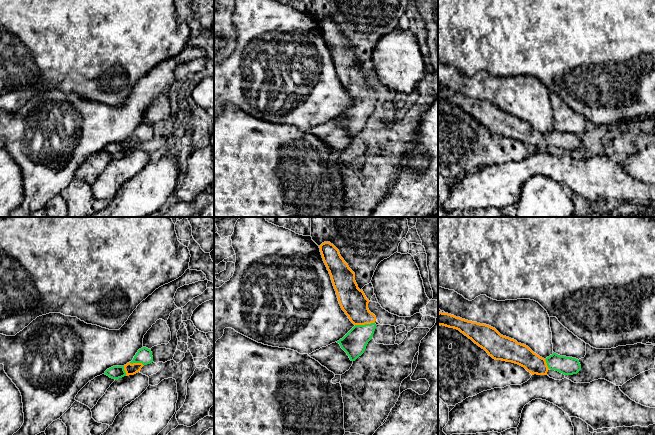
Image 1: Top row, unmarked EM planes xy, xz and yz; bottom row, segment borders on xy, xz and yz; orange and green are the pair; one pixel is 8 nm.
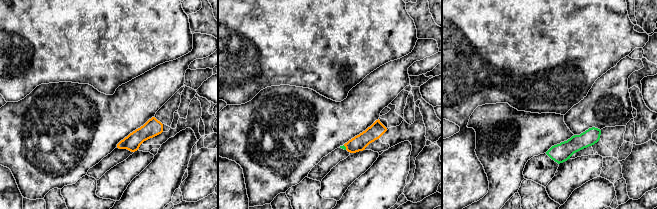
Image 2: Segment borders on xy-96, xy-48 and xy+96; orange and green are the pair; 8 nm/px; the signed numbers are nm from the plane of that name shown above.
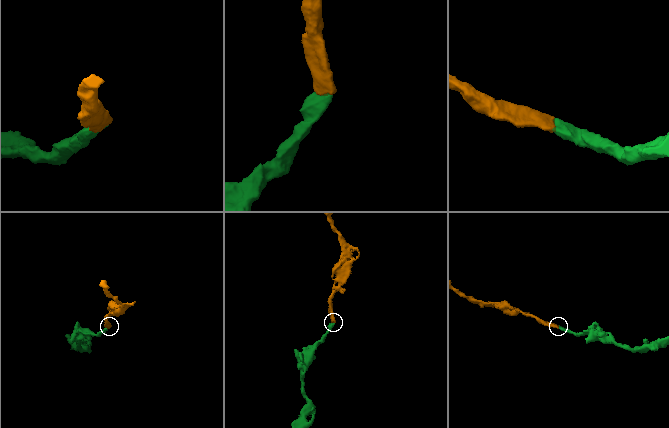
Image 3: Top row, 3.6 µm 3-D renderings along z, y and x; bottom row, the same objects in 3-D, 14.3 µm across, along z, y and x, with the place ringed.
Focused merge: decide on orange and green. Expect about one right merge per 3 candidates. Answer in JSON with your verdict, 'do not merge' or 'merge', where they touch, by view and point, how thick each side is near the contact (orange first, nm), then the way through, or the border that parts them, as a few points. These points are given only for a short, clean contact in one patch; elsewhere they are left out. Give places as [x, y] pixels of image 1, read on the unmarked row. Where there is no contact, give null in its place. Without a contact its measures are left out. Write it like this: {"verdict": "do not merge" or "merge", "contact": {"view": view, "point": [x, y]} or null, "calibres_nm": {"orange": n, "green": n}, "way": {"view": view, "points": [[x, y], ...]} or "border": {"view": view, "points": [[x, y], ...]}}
{"verdict": "merge", "contact": {"view": "xz", "point": [364, 100]}, "calibres_nm": {"orange": 220, "green": 200}, "way": {"view": "xz", "points": [[352, 76], [364, 100], [362, 109], [354, 119]]}}

